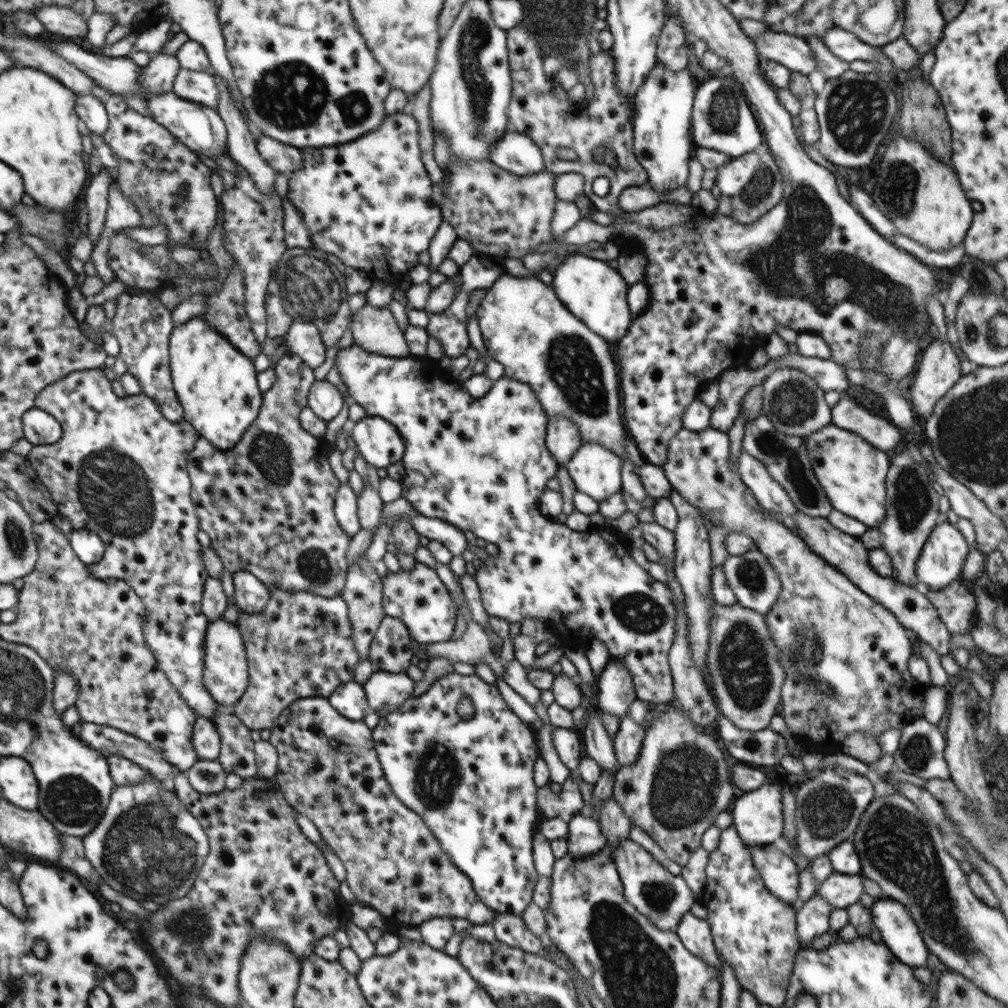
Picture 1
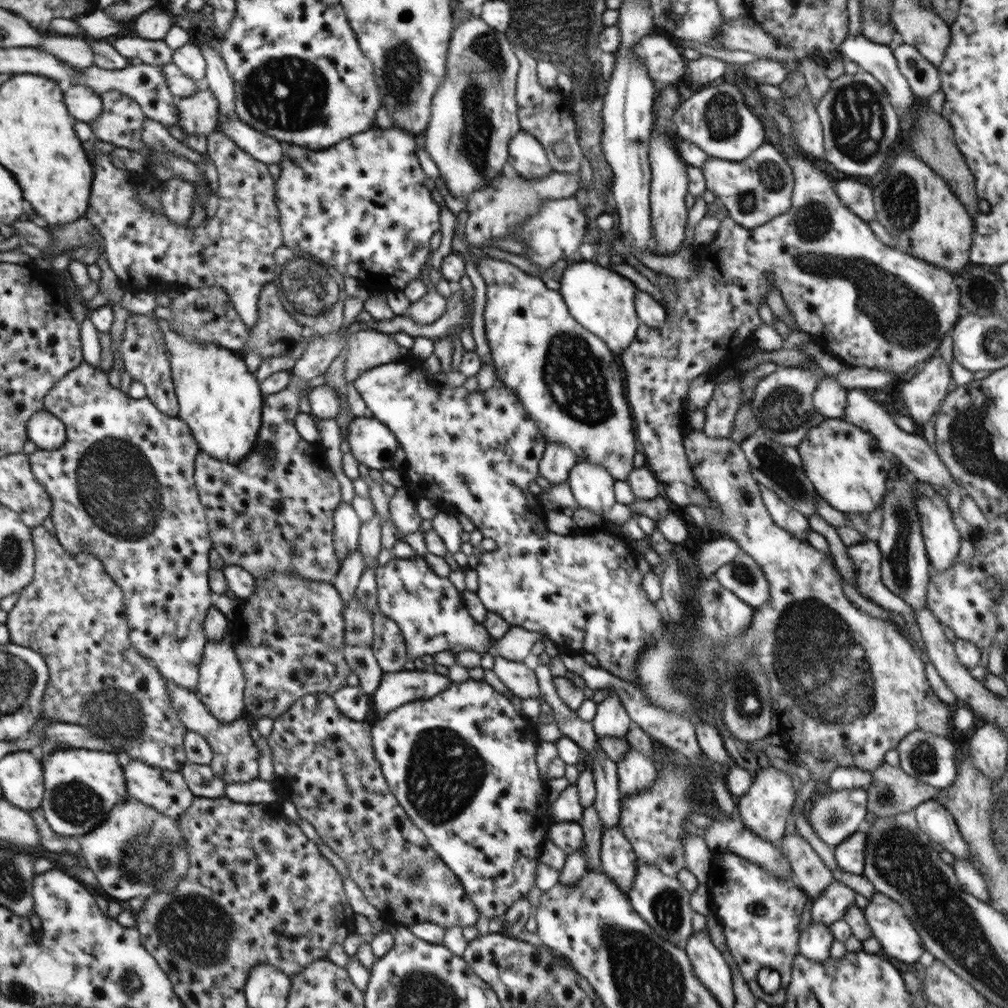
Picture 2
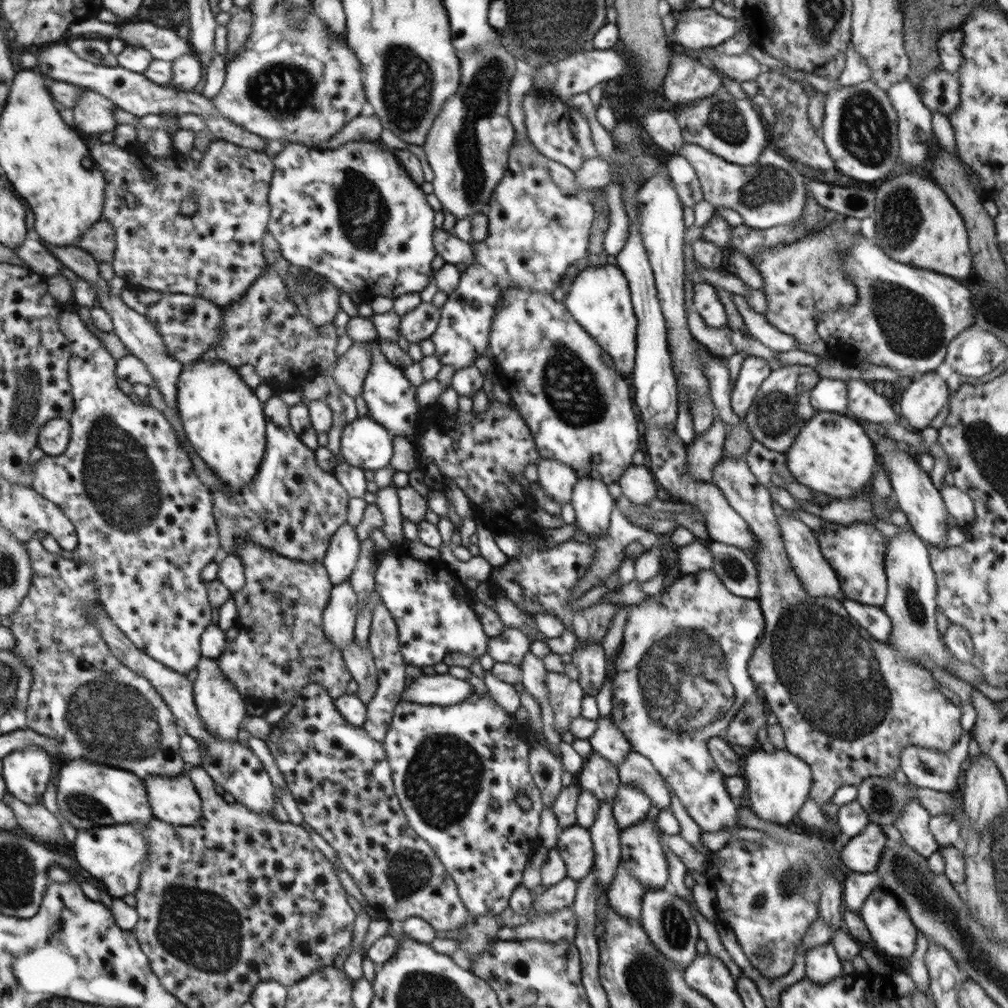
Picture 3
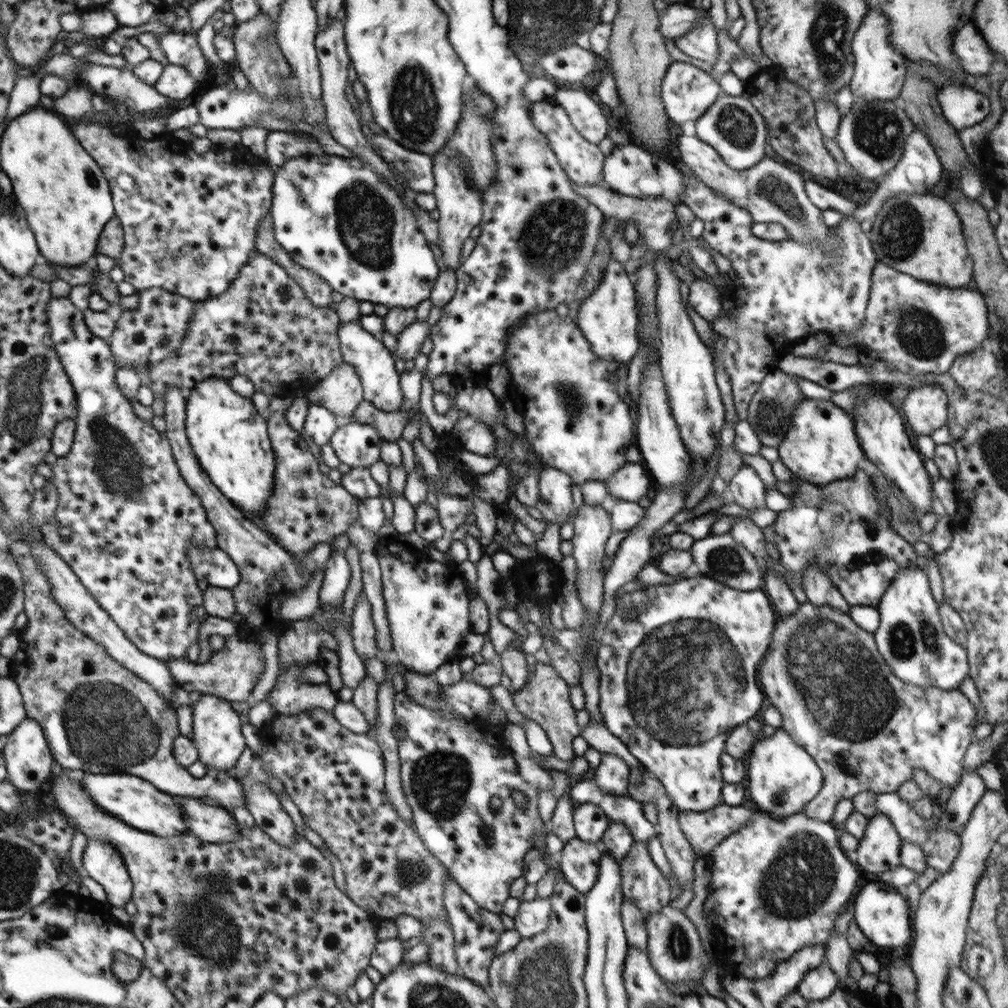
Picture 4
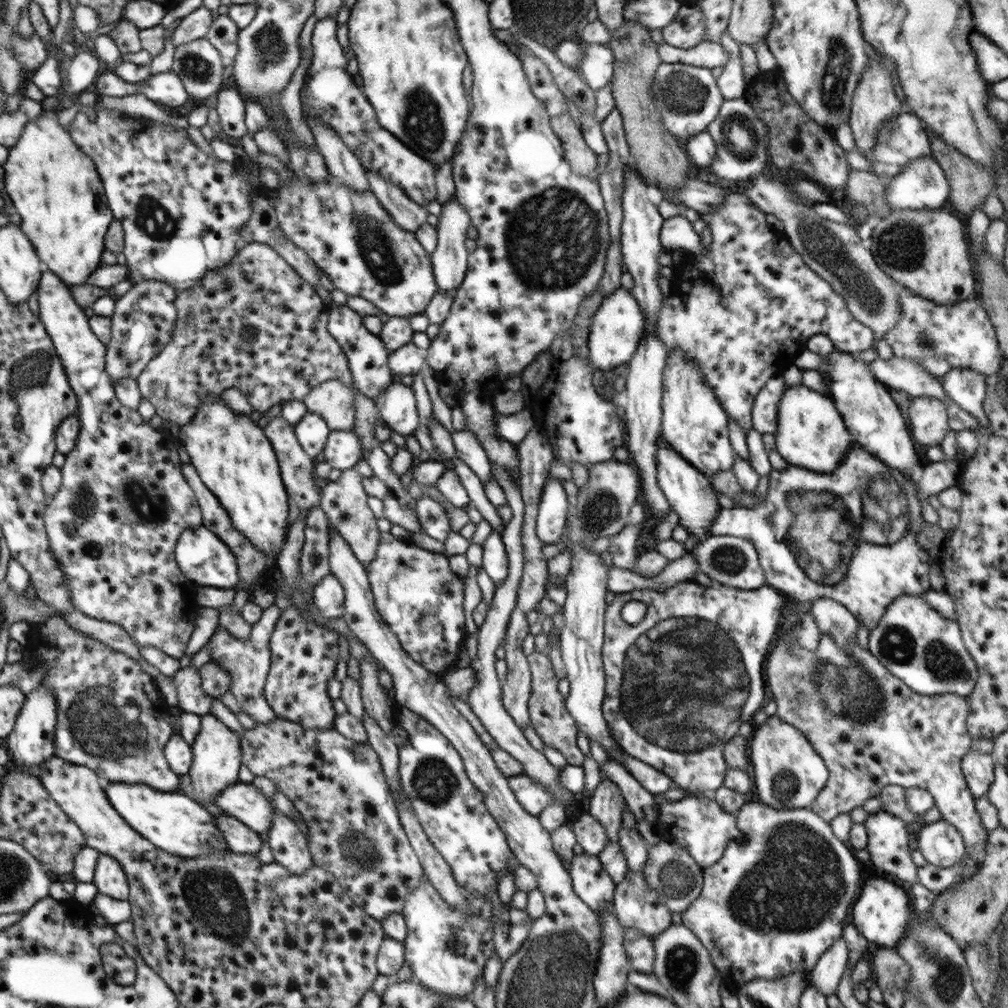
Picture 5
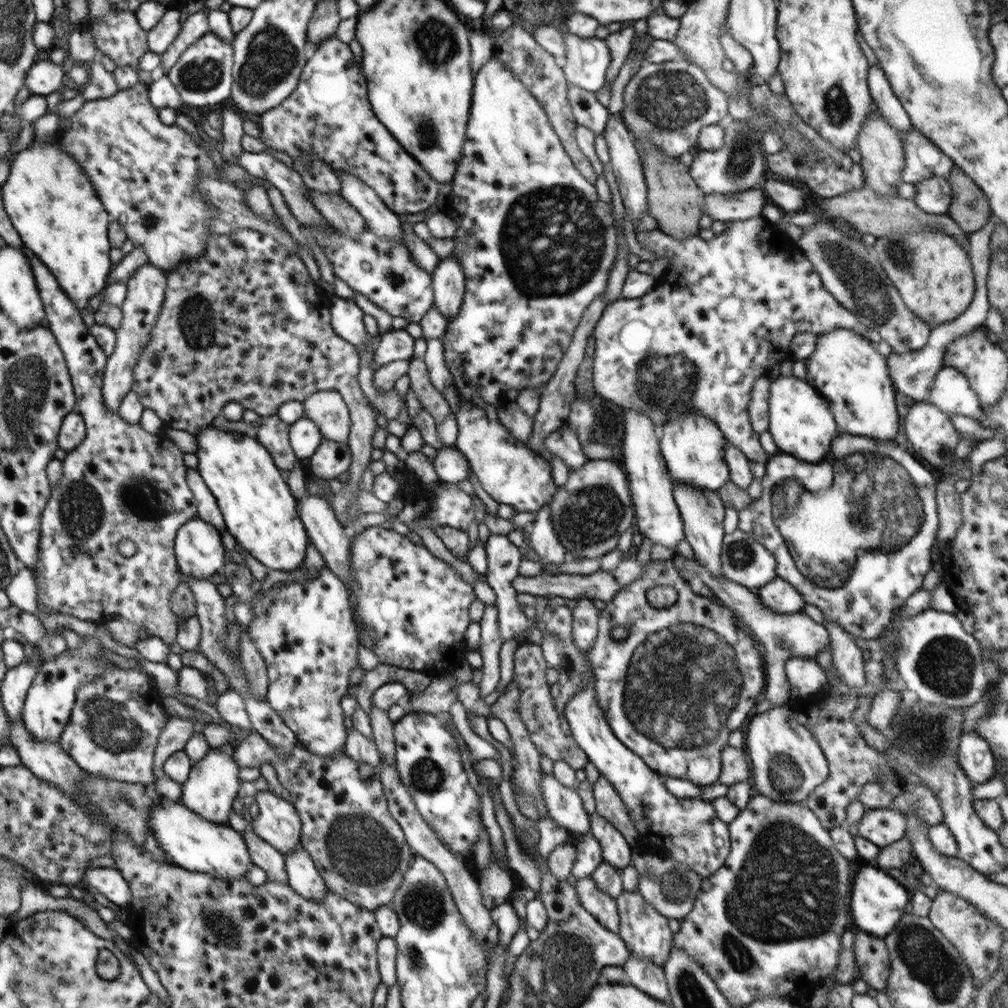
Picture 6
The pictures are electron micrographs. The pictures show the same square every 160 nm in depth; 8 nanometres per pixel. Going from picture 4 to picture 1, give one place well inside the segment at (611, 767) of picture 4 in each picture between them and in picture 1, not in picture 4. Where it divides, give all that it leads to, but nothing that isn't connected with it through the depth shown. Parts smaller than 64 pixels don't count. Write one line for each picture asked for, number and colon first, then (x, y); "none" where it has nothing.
1: (615, 693)
2: (611, 719)
3: (608, 741)

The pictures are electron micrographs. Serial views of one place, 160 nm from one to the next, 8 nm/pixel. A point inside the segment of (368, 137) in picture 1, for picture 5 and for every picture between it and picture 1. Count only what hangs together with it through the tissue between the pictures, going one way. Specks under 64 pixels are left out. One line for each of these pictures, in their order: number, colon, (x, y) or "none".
2: (361, 206)
3: (353, 215)
4: (333, 215)
5: (349, 235)

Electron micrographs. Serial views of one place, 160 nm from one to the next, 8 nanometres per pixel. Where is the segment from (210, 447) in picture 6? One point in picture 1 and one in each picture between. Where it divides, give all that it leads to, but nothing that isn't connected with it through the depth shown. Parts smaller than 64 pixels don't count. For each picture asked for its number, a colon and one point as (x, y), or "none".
1: (217, 385)
2: (220, 400)
3: (224, 421)
4: (229, 438)
5: (235, 461)

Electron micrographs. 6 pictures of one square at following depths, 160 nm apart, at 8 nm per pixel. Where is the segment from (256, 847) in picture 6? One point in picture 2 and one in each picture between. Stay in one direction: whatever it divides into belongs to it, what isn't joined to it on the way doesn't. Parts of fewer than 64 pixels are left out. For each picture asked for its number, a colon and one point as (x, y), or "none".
2: (168, 792)
3: (176, 801)
4: (209, 822)
5: (240, 839)

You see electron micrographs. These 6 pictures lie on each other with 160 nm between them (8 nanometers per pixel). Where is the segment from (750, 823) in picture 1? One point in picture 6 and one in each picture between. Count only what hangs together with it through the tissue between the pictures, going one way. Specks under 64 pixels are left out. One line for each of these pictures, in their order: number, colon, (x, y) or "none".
2: (764, 808)
3: (778, 783)
4: (783, 778)
5: (788, 773)
6: (788, 764)

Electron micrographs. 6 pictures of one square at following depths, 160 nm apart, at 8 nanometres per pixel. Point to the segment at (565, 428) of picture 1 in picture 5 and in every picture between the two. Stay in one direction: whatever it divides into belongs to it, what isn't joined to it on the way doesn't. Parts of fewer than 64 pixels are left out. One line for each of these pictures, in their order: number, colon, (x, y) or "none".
2: (557, 462)
3: (558, 480)
4: (555, 500)
5: (552, 516)

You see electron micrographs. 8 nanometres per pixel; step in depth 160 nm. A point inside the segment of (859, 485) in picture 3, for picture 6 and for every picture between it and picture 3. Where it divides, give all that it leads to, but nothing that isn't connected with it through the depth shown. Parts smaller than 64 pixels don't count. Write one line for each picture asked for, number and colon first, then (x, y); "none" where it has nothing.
4: (821, 446)
5: (811, 434)
6: (801, 423)

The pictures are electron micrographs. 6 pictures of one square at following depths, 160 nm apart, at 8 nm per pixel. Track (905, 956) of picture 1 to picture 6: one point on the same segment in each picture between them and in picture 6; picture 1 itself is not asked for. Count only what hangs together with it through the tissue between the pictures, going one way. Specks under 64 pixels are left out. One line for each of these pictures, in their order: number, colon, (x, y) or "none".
2: (898, 939)
3: (893, 933)
4: (881, 911)
5: (881, 910)
6: (878, 901)

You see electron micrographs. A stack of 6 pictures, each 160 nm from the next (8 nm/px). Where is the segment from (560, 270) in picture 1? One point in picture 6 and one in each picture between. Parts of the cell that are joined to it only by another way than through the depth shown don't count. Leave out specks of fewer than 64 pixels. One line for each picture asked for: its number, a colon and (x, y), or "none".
2: (602, 300)
3: (599, 299)
4: (608, 317)
5: (619, 323)
6: (737, 301)

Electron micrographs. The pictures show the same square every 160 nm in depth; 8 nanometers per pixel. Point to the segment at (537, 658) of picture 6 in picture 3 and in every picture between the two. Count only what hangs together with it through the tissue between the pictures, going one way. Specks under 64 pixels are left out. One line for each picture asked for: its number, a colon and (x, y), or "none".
3: (565, 695)
4: (545, 700)
5: (548, 715)

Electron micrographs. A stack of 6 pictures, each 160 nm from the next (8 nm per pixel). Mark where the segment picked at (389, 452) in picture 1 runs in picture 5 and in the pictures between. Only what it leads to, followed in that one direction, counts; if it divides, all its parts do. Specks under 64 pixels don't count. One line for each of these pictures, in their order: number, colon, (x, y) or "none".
2: (371, 442)
3: (366, 445)
4: (357, 445)
5: (343, 450)

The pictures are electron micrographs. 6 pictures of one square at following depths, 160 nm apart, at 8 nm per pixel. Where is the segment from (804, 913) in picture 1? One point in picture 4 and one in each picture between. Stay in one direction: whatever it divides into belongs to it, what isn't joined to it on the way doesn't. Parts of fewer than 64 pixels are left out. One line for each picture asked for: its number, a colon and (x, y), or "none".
2: (814, 943)
3: (822, 963)
4: (817, 985)

